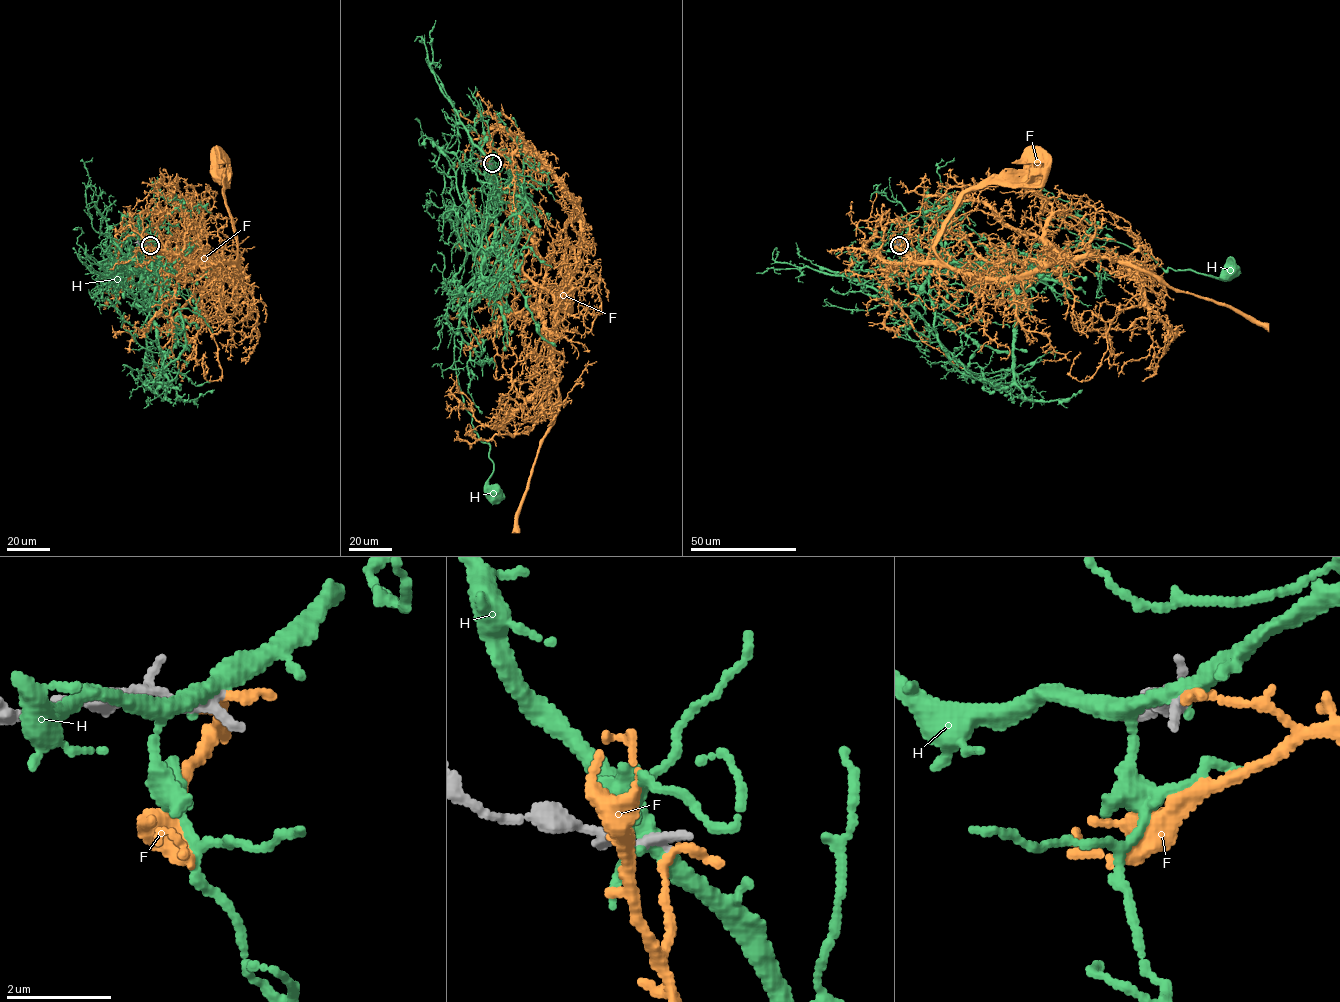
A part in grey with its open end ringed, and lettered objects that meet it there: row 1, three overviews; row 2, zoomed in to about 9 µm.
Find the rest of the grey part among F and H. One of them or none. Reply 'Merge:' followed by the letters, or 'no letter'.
Merge: no letter

